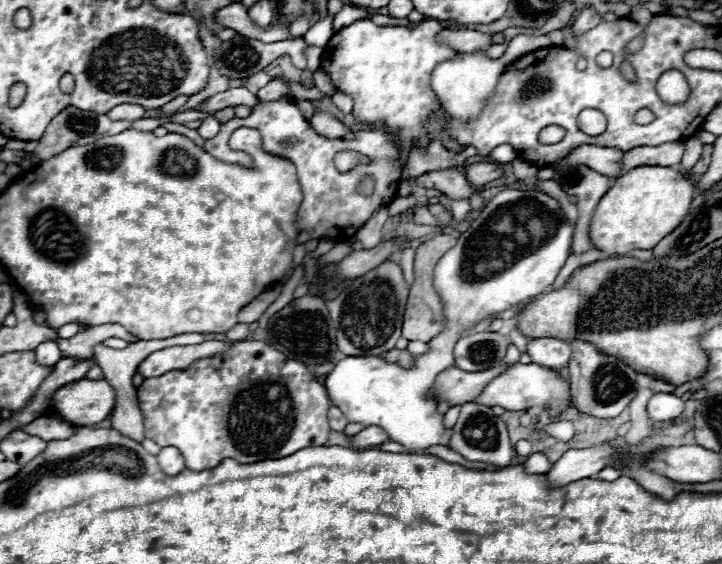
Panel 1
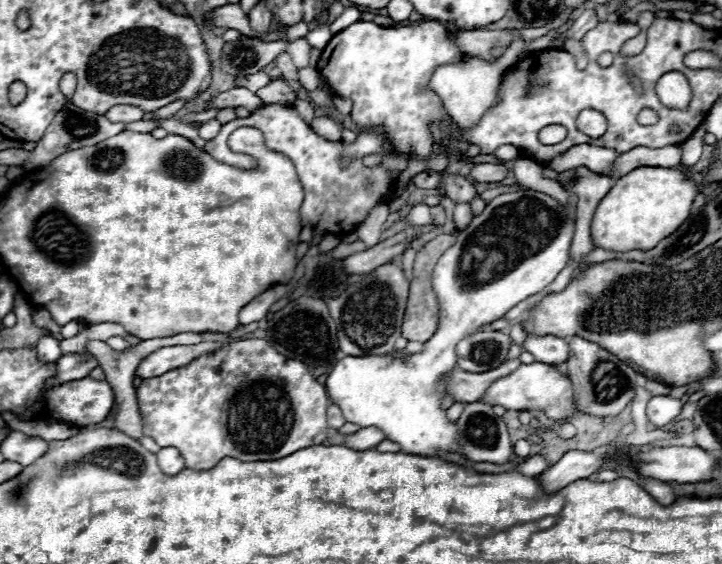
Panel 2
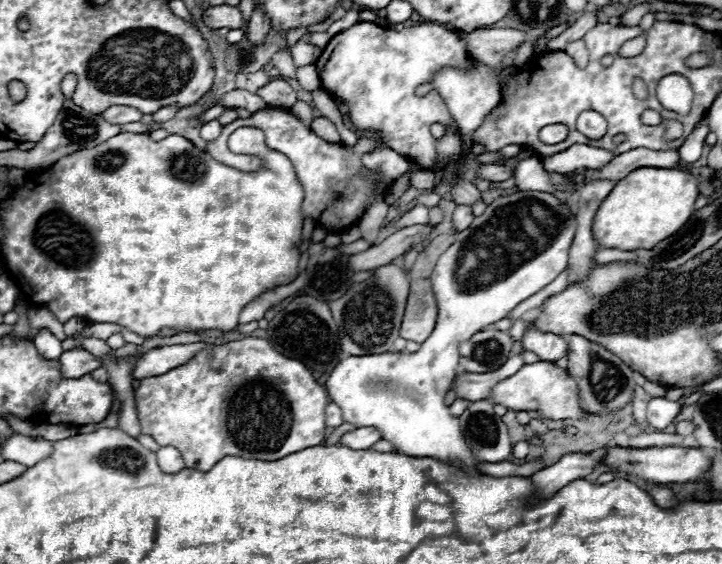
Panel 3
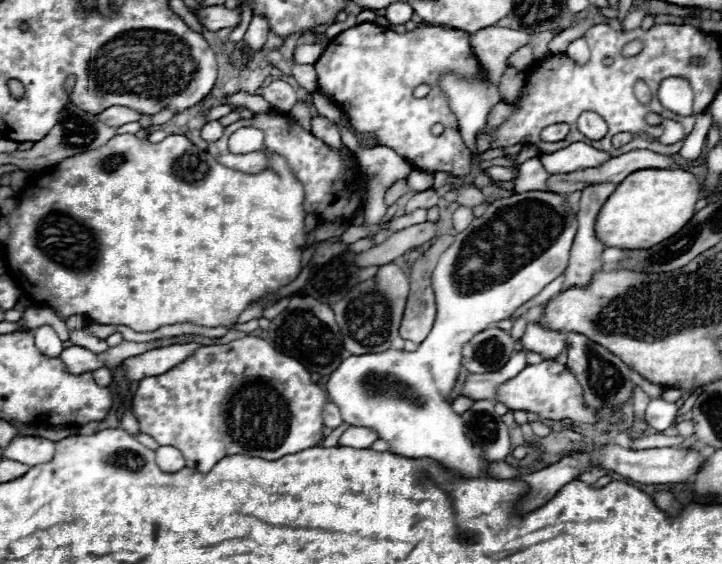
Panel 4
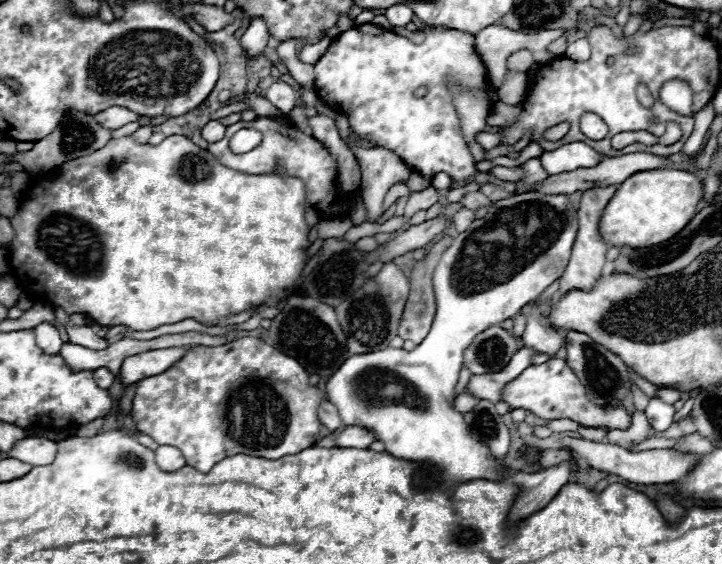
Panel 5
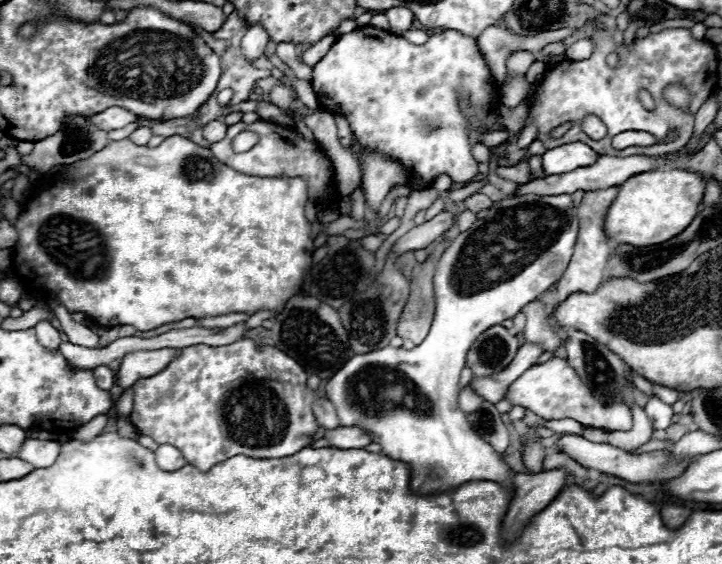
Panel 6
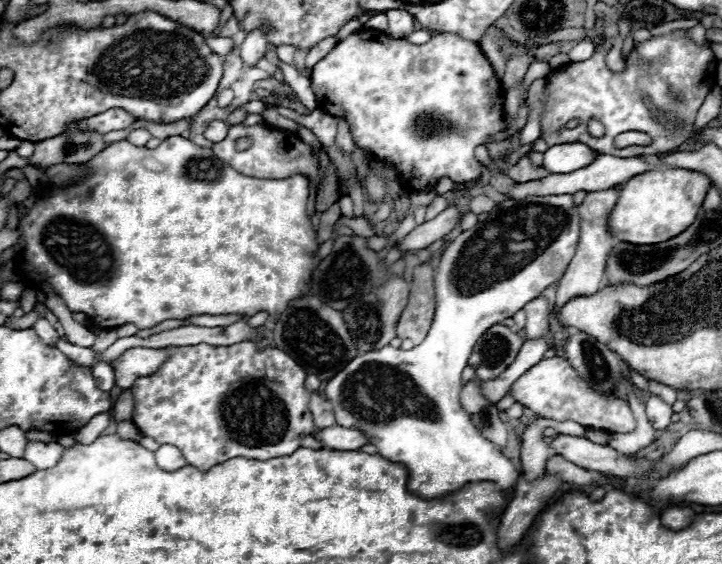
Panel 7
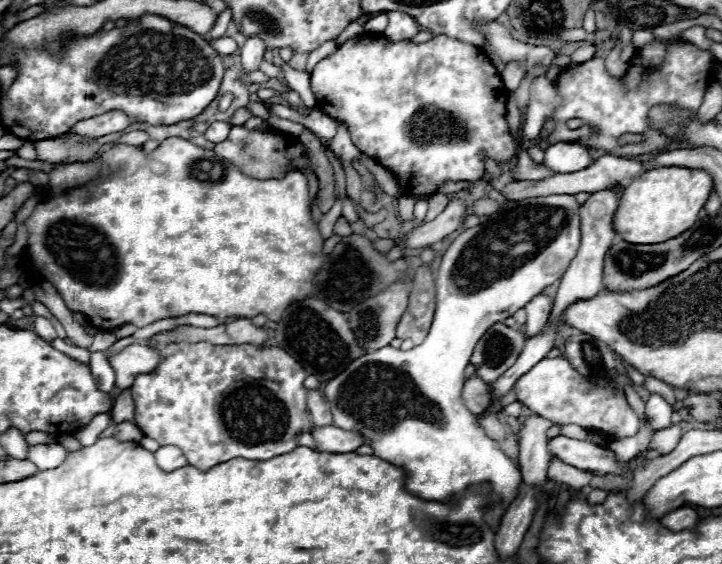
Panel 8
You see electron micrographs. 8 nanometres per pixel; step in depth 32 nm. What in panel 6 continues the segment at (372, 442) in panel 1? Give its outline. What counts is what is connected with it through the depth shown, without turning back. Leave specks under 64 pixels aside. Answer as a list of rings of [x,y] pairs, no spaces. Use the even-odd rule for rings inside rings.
[[[346,426],[330,428],[330,430],[324,432],[322,438],[326,438],[330,442],[330,448],[340,448],[340,450],[364,448],[364,446],[368,446],[372,442],[372,438],[364,430],[360,430],[356,426],[352,426],[352,428],[346,428]]]

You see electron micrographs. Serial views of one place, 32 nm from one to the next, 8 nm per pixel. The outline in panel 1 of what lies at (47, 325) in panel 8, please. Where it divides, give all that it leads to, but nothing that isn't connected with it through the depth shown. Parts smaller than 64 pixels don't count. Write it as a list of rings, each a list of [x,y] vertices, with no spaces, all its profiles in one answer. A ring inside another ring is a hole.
[[[44,340],[34,352],[36,352],[36,360],[40,364],[44,364],[44,366],[54,366],[62,358],[60,348],[58,348],[58,344],[54,340]]]

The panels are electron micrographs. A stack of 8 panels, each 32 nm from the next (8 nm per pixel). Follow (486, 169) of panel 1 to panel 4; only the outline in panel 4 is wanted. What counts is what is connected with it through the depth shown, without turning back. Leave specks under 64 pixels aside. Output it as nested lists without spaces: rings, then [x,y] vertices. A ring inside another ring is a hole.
[[[492,166],[484,170],[492,180],[516,180],[518,178],[518,168],[504,168],[504,166]]]

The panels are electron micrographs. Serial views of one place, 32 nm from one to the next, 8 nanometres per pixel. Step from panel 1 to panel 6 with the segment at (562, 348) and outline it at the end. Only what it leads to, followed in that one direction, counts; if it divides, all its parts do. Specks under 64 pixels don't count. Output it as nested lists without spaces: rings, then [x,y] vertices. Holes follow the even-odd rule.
[[[532,300],[530,304],[526,304],[522,308],[522,312],[526,314],[526,328],[524,328],[524,340],[526,342],[536,342],[540,346],[544,346],[544,350],[554,352],[562,340],[558,338],[558,334],[552,330],[550,322],[548,322],[548,312],[544,308],[544,302]]]

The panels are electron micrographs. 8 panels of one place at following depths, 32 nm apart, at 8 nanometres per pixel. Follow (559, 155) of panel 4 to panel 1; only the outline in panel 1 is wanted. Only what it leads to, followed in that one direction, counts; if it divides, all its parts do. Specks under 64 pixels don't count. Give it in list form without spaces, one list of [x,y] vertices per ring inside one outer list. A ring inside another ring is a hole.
[[[582,144],[578,148],[574,148],[568,156],[564,156],[562,160],[550,164],[552,168],[566,168],[566,166],[578,166],[584,164],[590,170],[596,170],[608,178],[618,178],[620,174],[616,174],[616,170],[620,170],[620,154],[624,154],[622,150],[616,148],[604,148],[604,146],[590,146],[590,144]]]

